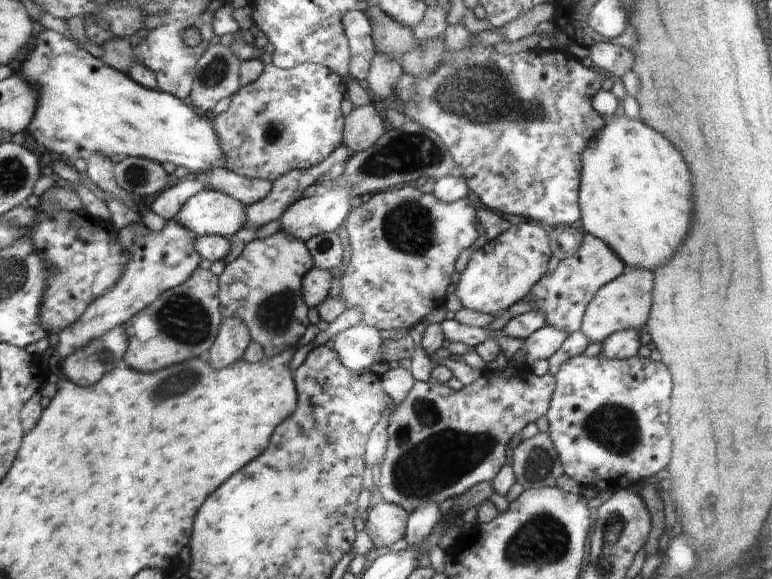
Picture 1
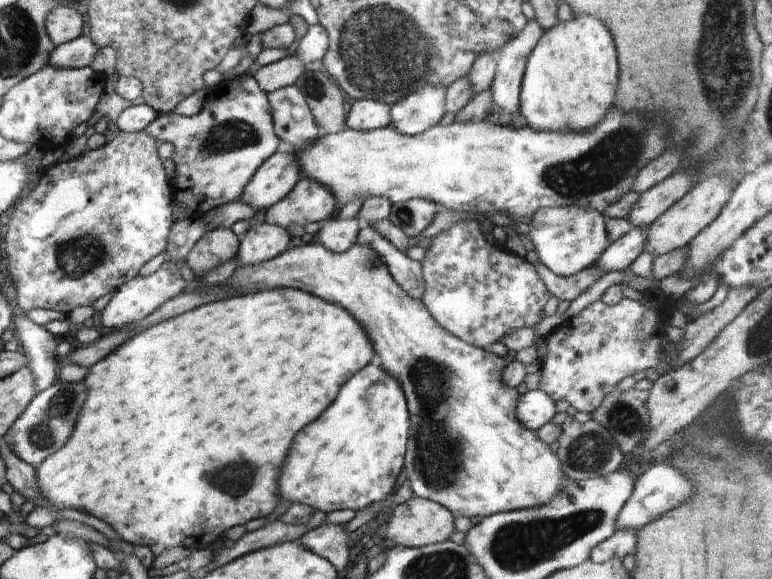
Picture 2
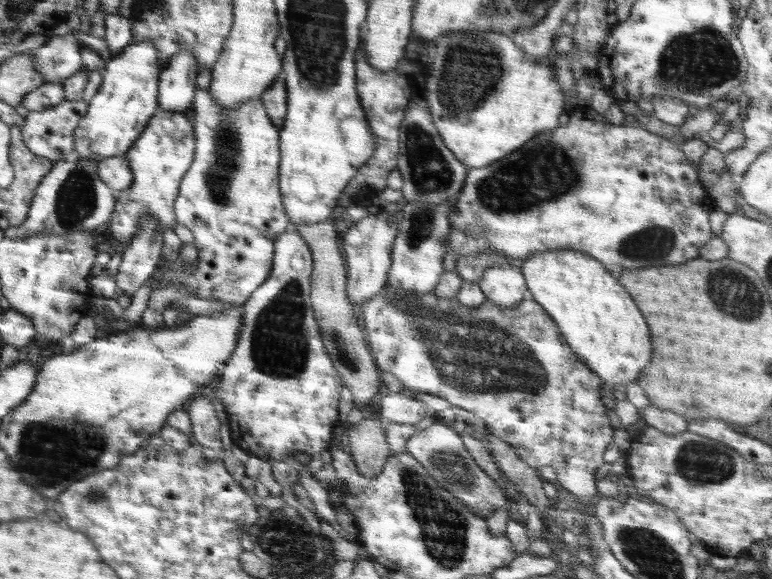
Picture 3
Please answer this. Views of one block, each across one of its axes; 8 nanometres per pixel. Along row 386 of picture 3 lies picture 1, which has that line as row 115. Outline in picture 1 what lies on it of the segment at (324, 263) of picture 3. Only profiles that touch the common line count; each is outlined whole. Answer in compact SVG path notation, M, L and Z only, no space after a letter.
M370 104L354 107L345 117L343 126L343 144L357 153L370 148L382 136L383 118Z

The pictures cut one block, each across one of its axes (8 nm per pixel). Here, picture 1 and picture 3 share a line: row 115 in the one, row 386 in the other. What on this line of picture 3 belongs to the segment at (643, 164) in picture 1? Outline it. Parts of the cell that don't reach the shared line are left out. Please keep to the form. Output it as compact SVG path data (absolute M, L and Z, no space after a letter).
M574 249L536 251L518 265L531 298L554 319L561 335L574 353L584 359L586 366L590 367L604 384L610 385L612 390L614 386L624 385L627 388L628 383L634 383L650 362L650 334L638 306L634 304L630 294L616 282L616 278L594 257Z

